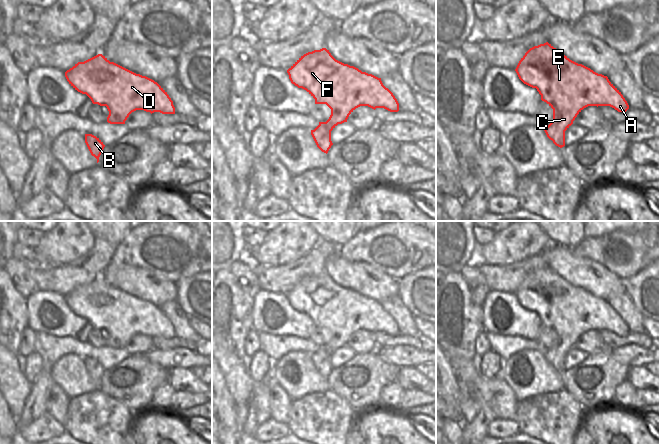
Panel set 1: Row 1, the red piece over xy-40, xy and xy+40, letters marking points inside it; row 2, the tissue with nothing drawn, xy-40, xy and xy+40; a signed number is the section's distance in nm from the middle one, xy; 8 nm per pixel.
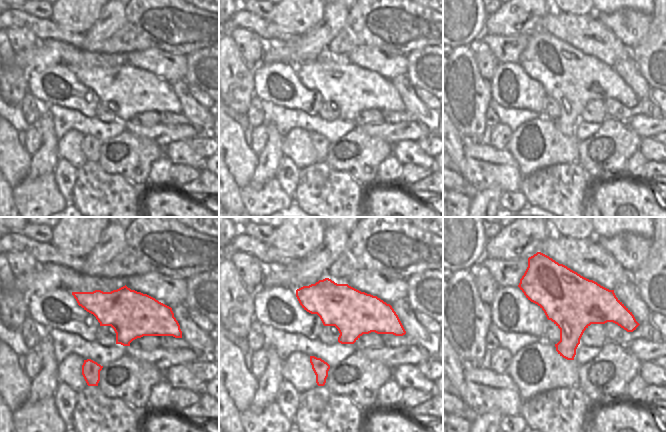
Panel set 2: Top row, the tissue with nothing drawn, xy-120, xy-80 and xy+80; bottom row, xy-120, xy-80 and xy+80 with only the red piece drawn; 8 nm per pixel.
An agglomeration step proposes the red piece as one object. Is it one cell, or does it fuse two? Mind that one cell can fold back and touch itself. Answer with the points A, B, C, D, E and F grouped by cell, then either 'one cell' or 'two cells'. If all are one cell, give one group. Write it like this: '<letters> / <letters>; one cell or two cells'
A B C D E F; one cell

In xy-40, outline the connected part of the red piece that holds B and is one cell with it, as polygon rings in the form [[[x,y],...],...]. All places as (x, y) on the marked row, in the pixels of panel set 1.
[[[85,134],[85,143],[91,153],[97,159],[97,163],[99,162],[99,157],[105,147],[103,142],[92,134]]]

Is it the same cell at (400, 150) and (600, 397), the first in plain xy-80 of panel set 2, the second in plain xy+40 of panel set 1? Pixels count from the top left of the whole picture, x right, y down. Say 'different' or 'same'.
different

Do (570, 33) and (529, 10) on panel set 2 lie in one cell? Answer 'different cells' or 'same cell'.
different cells

